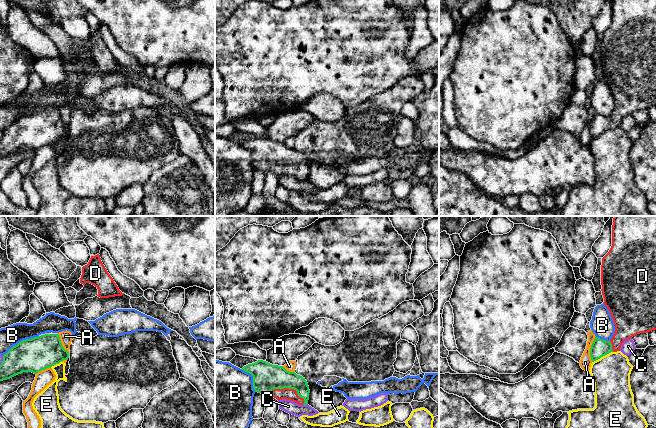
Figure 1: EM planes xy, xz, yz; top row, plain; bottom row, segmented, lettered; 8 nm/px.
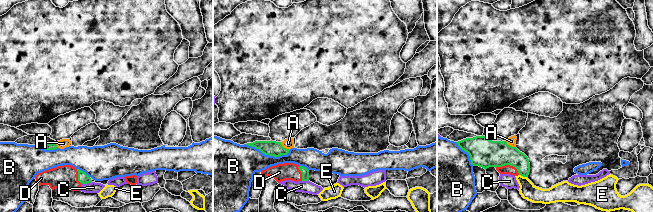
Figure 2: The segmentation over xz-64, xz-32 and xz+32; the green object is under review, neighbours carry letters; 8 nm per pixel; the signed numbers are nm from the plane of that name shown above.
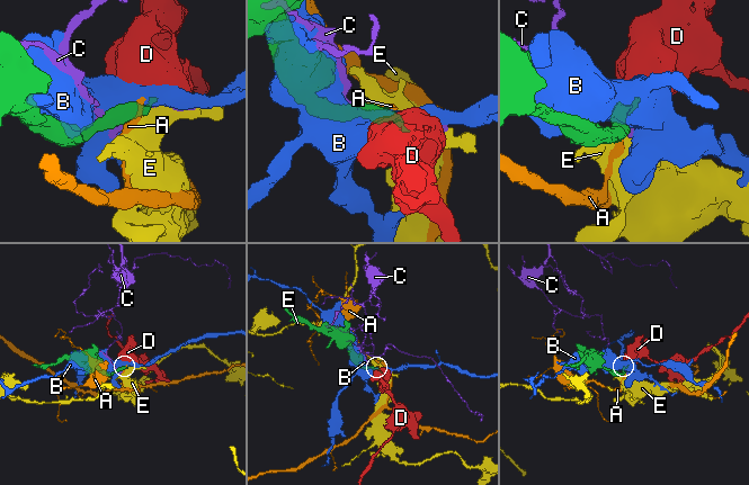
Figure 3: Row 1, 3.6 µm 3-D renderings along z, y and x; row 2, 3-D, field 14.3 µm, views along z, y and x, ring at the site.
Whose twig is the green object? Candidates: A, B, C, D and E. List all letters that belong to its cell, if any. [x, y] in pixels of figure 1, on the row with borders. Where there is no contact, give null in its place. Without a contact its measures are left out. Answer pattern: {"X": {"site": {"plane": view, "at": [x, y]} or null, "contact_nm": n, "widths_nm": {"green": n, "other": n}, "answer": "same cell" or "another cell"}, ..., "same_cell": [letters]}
{"A": {"site": {"plane": "yz", "at": [590, 349]}, "contact_nm": 220, "widths_nm": {"green": 140, "other": 90}, "answer": "another cell"}, "B": {"site": {"plane": "xy", "at": [21, 341]}, "contact_nm": 340, "widths_nm": {"green": 280, "other": 160}, "answer": "another cell"}, "C": {"site": {"plane": "xz", "at": [305, 404]}, "contact_nm": 40, "widths_nm": {"green": 140, "other": 100}, "answer": "another cell"}, "D": {"site": {"plane": "xz", "at": [289, 388]}, "contact_nm": 300, "widths_nm": {"green": 220, "other": 100}, "answer": "same cell"}, "E": {"site": {"plane": "yz", "at": [602, 356]}, "contact_nm": 190, "widths_nm": {"green": 140, "other": 300}, "answer": "another cell"}, "same_cell": ["D"]}

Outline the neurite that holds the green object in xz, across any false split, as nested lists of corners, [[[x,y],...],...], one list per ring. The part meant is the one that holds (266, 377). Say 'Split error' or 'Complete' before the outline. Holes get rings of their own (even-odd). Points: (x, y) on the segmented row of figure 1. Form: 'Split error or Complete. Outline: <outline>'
Split error. Outline: [[[263,360],[248,364],[242,370],[253,376],[255,392],[263,396],[269,394],[277,400],[290,400],[299,405],[308,404],[310,390],[307,381],[295,372]]]

